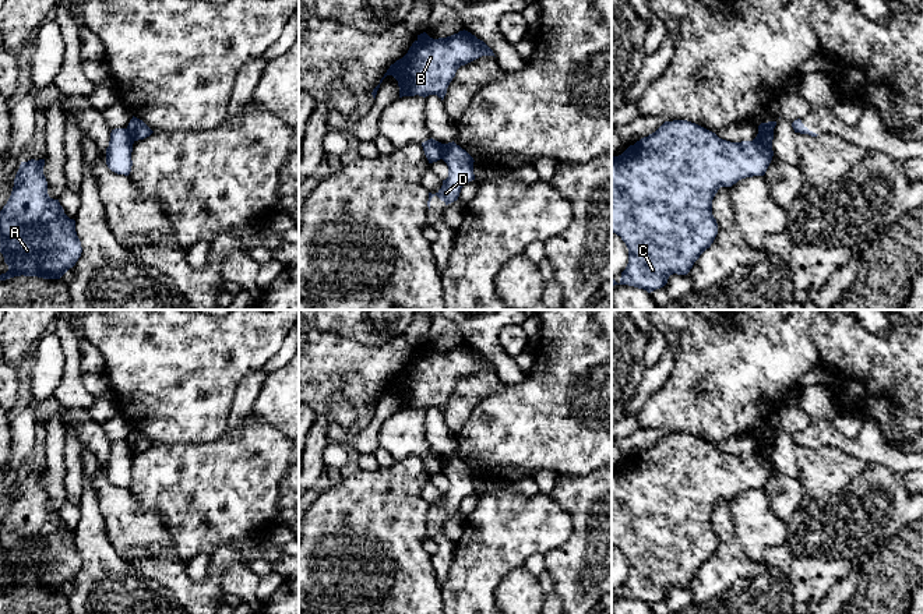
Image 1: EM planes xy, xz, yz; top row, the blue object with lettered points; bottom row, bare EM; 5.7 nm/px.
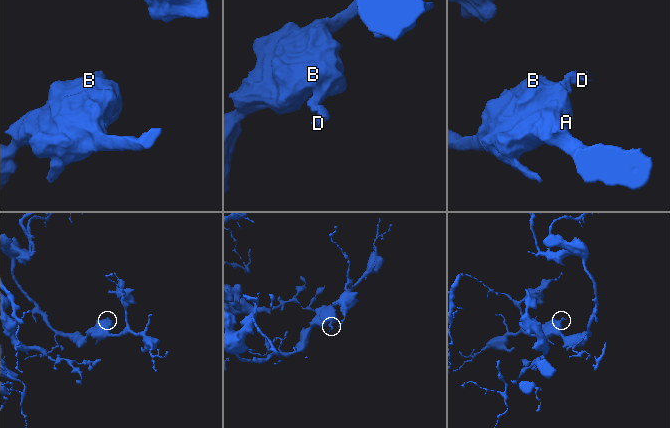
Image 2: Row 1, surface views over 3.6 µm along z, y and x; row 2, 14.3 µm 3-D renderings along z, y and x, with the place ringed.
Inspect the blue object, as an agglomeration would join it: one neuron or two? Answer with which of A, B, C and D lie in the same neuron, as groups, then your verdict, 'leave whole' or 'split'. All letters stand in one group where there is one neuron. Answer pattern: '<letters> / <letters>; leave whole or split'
A B C / D; split

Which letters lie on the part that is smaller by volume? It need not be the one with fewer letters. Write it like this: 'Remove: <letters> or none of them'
Remove: D

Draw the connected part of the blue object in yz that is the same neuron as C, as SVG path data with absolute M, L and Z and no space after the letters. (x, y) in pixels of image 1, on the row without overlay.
M687 433L665 434L655 445L641 451L630 458L621 467L612 469L612 546L621 550L628 561L628 576L621 585L620 594L612 592L614 597L628 597L644 601L648 606L663 600L670 587L687 587L700 568L711 560L716 547L718 536L712 527L712 512L721 500L732 500L739 493L753 488L764 488L774 469L772 463L774 445L760 445L753 454L730 455L719 451L715 445Z

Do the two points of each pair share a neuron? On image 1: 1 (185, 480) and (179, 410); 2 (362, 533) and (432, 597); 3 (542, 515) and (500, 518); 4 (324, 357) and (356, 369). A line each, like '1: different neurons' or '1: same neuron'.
1: different neurons
2: same neuron
3: same neuron
4: same neuron

